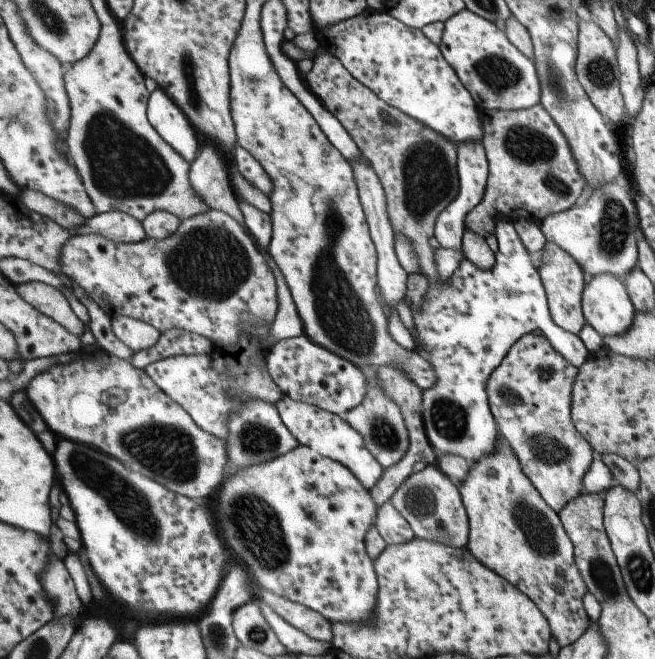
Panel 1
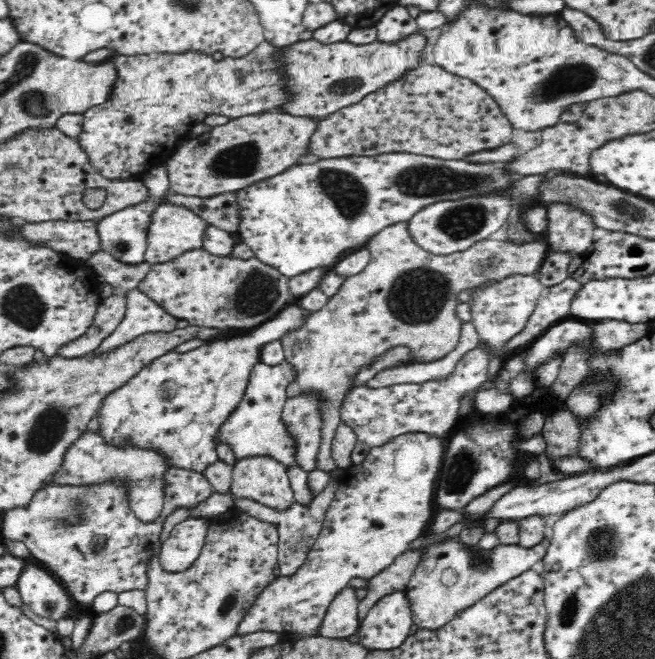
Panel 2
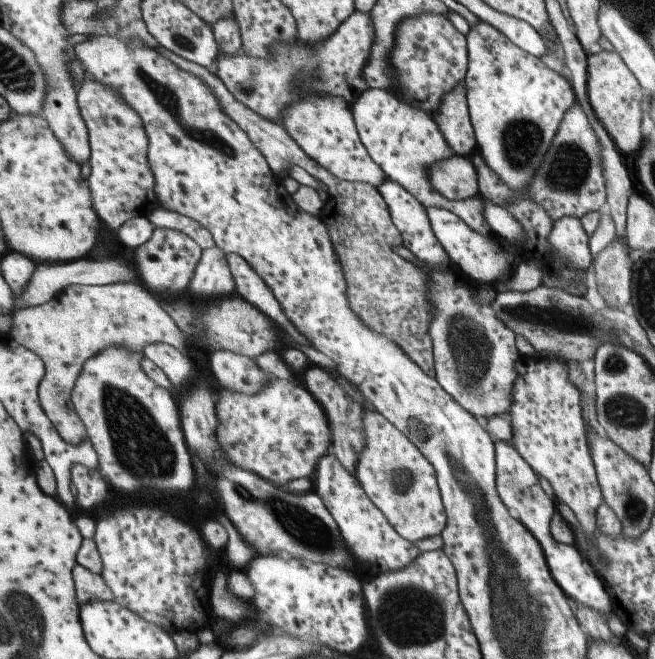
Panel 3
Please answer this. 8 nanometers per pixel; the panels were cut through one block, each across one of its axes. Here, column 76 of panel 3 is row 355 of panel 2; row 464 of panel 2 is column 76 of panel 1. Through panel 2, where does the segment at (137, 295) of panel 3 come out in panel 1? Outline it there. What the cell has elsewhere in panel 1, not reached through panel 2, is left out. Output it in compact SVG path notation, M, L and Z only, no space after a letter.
M39 281L21 283L16 289L31 306L60 322L71 334L80 337L86 331L86 324L77 316L62 290Z

